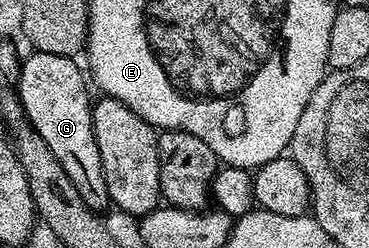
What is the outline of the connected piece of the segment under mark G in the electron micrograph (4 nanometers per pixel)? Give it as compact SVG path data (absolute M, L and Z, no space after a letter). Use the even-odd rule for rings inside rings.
M33 51L32 56L24 60L20 68L20 88L18 95L24 112L32 128L54 150L58 162L62 162L62 170L74 182L78 194L82 194L82 202L93 210L109 207L108 191L102 174L102 158L98 154L98 142L94 138L92 125L93 97L88 97L86 72L76 65L77 61L70 56L46 54Z

